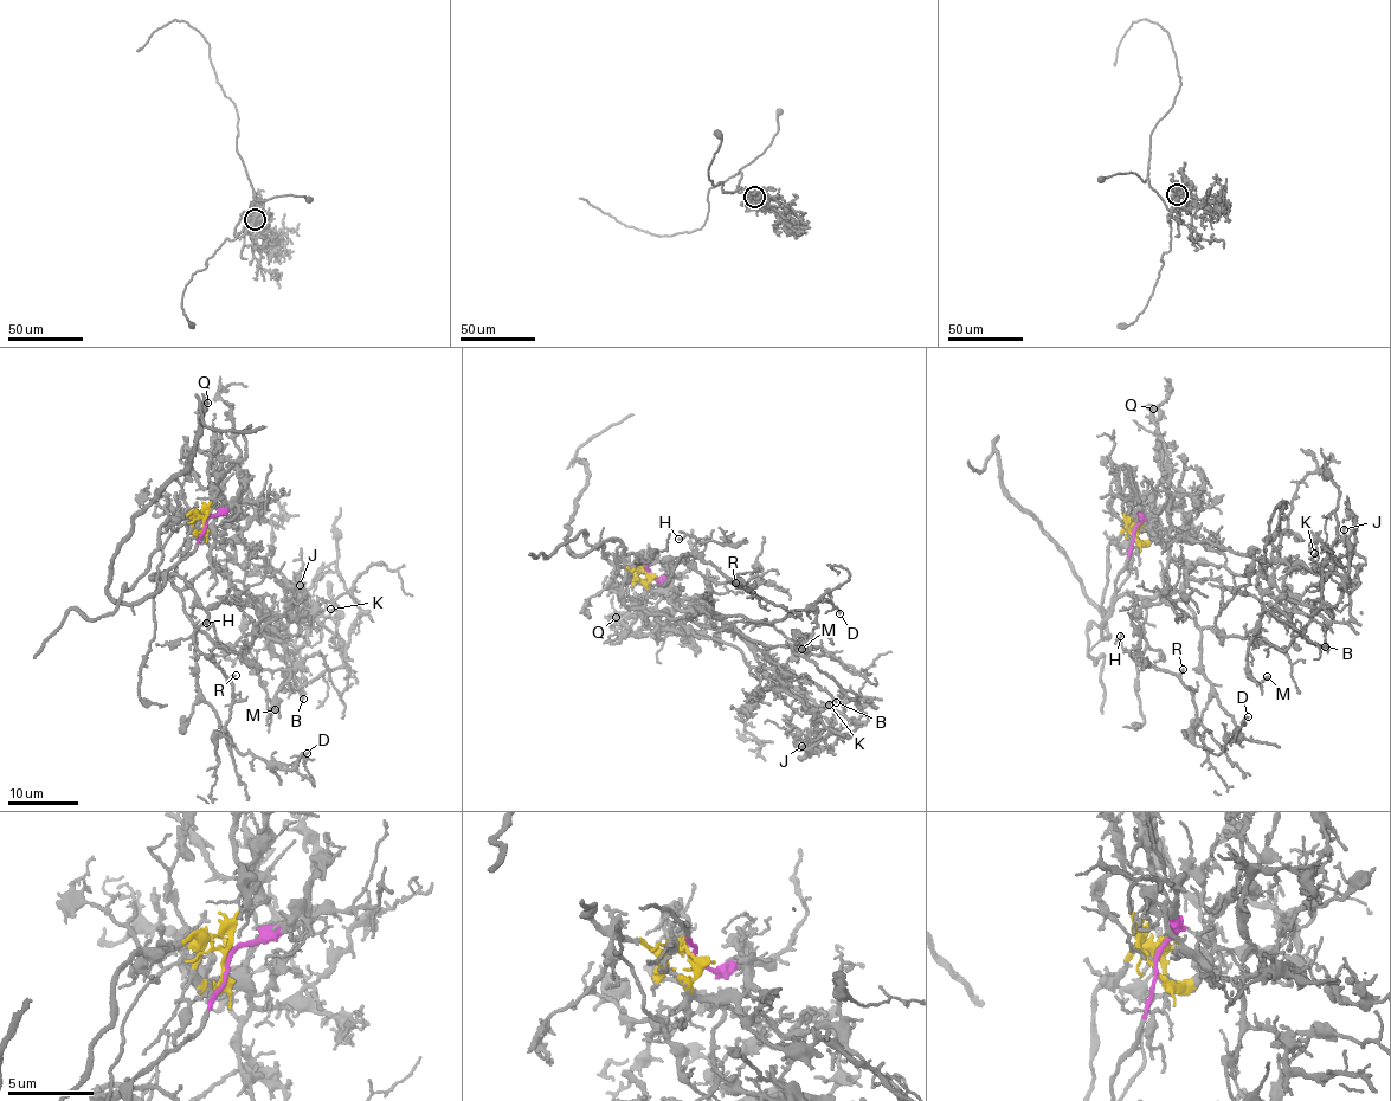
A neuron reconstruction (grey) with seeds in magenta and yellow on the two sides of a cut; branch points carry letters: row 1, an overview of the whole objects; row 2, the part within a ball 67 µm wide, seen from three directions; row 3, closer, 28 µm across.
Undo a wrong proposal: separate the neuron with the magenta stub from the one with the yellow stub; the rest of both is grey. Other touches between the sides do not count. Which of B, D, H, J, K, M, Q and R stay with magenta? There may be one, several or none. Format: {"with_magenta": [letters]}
{"with_magenta": ["D", "H", "M", "R"]}

